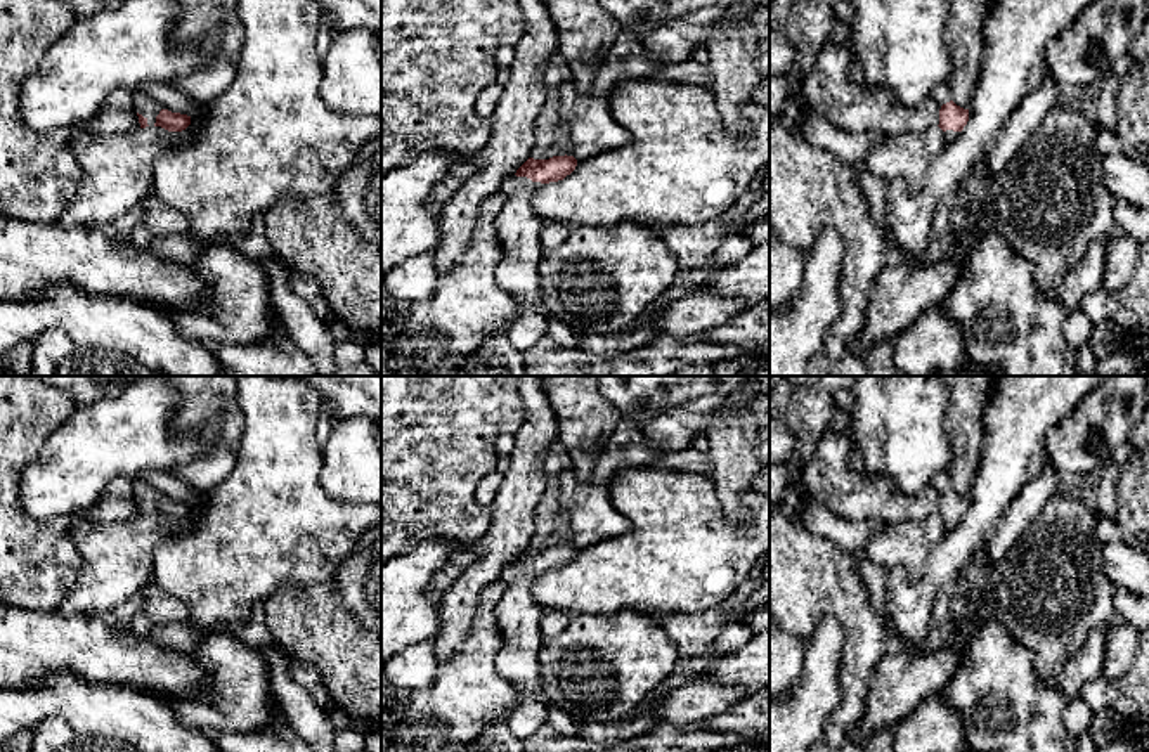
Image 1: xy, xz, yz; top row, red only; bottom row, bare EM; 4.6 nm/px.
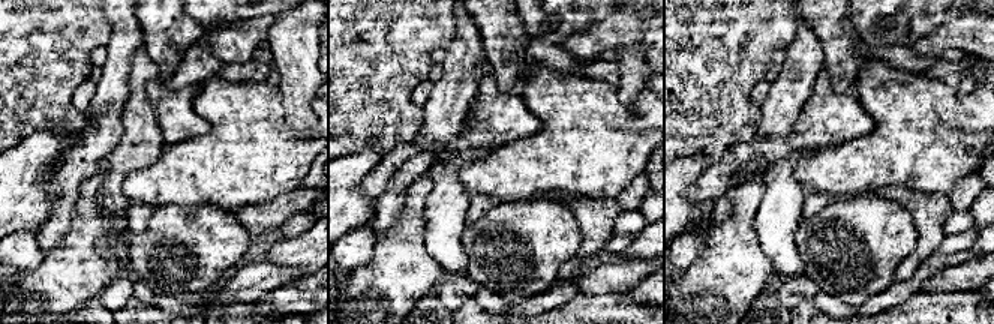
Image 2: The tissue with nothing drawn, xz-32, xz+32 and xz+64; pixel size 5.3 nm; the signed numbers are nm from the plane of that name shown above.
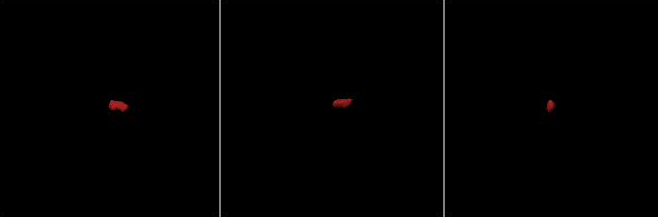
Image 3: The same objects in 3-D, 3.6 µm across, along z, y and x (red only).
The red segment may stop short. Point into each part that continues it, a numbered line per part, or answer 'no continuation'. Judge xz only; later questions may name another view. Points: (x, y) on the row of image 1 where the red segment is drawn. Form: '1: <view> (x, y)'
1: xz (550, 132)
2: xz (519, 227)

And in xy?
1: xy (144, 104)

